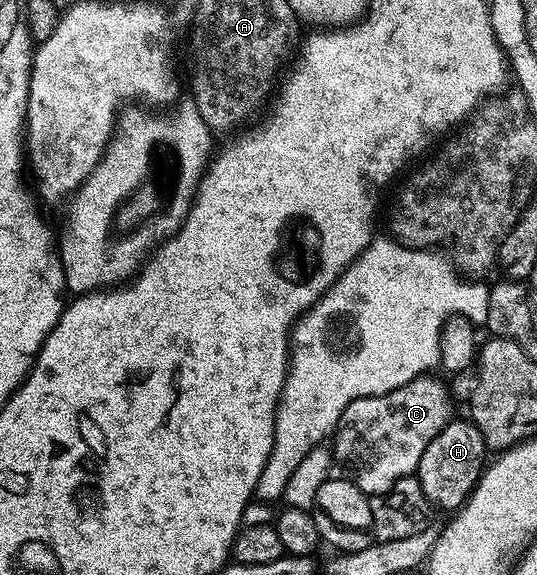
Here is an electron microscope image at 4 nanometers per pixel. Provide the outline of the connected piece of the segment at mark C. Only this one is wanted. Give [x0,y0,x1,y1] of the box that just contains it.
[331,375,451,495]

